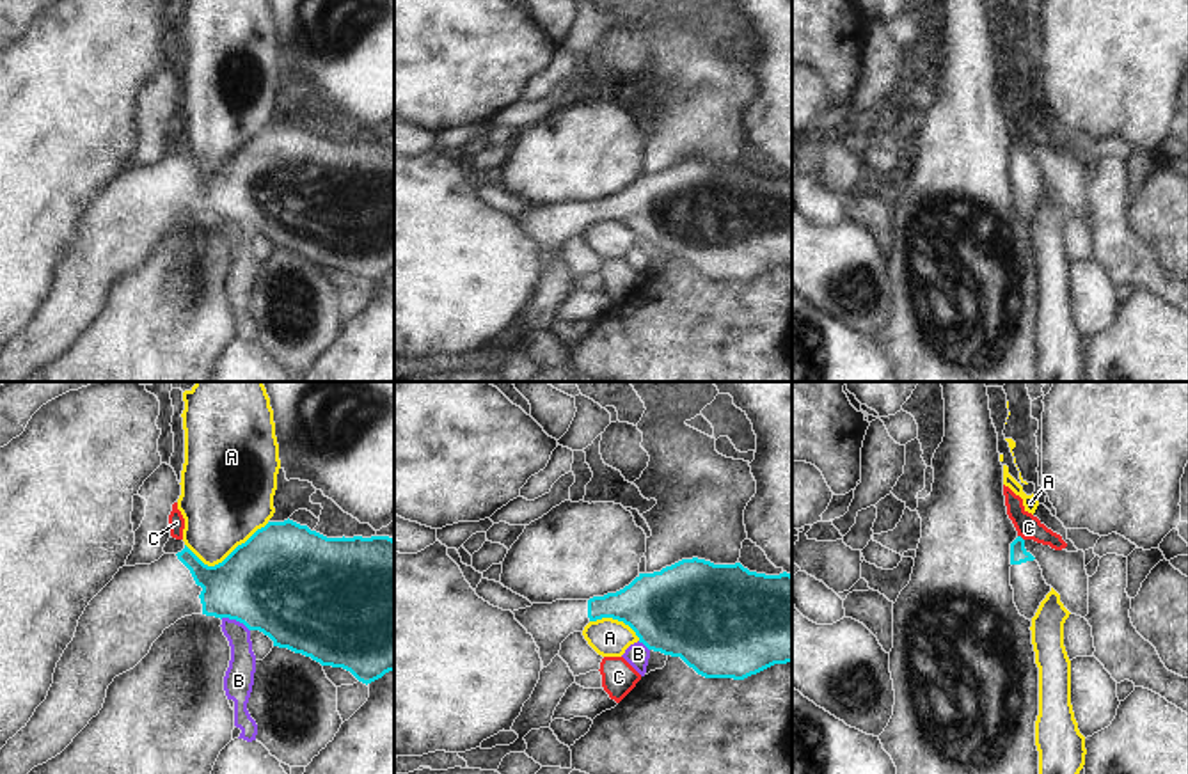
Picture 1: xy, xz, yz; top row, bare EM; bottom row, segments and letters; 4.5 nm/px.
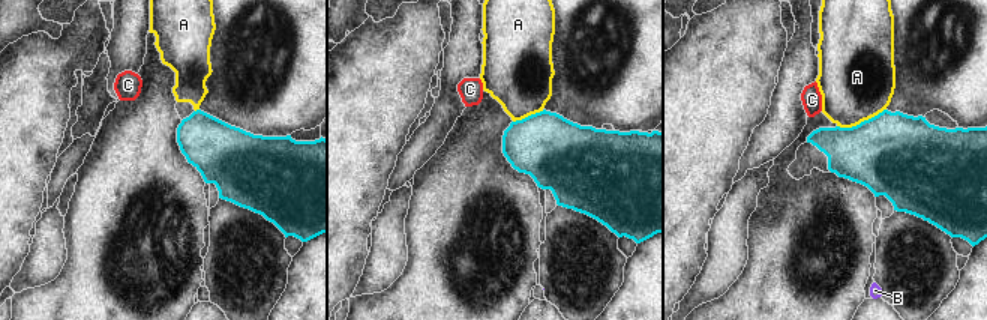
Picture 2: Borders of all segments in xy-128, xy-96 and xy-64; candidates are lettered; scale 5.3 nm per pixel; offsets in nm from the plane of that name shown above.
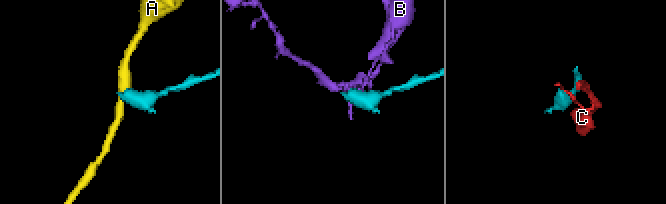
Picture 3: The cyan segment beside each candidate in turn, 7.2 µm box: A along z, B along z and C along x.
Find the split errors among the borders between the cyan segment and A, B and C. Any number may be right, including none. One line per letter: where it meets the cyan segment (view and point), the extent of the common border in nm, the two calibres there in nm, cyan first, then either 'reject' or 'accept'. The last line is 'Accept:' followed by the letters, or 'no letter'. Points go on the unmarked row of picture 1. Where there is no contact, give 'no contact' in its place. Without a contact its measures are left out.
A: xy (228, 158) | 400 nm | 460/400 nm | reject
B: xy (235, 221) | 150 nm | 460/130 nm | reject
C: yz (1021, 141) | 40 nm | 80/110 nm | reject
Accept: no letter

